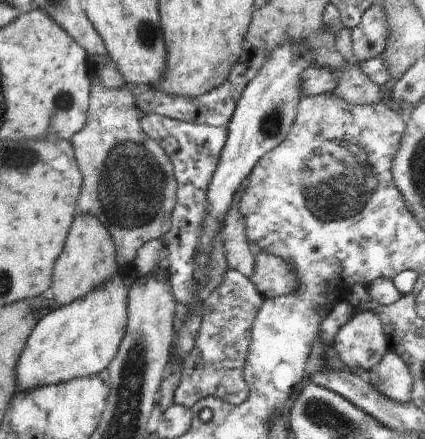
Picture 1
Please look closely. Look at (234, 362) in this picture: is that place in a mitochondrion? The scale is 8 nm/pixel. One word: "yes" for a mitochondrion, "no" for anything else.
no

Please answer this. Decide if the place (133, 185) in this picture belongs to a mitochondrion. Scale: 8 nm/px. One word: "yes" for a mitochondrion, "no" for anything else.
yes

